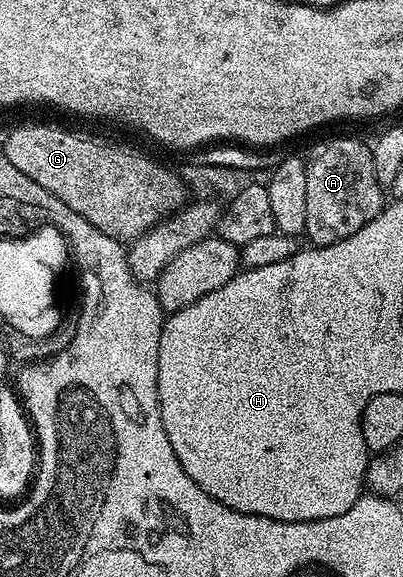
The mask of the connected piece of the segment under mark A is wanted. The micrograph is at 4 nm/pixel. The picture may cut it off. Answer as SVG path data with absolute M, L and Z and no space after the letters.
M350 137L322 141L311 149L305 163L307 173L304 235L313 246L325 247L353 236L384 209L386 193L383 184L377 179L371 146L367 142L364 144Z

